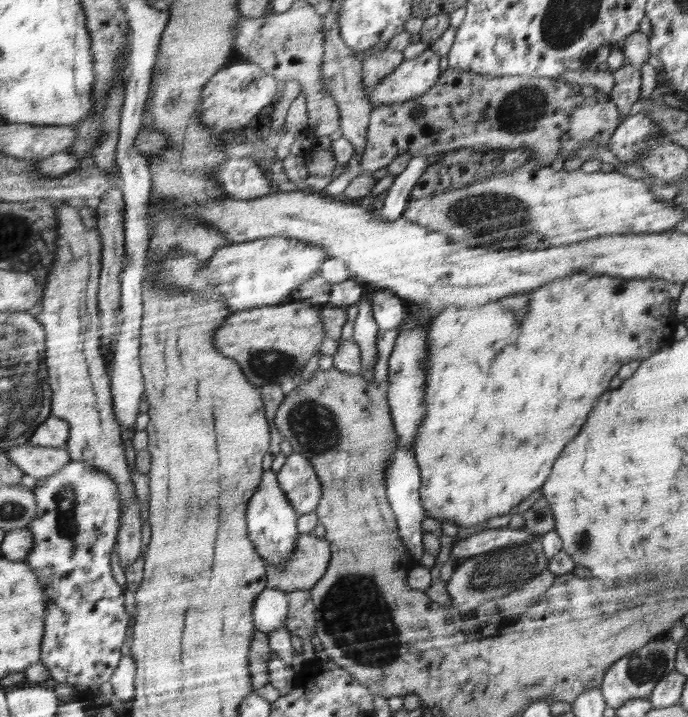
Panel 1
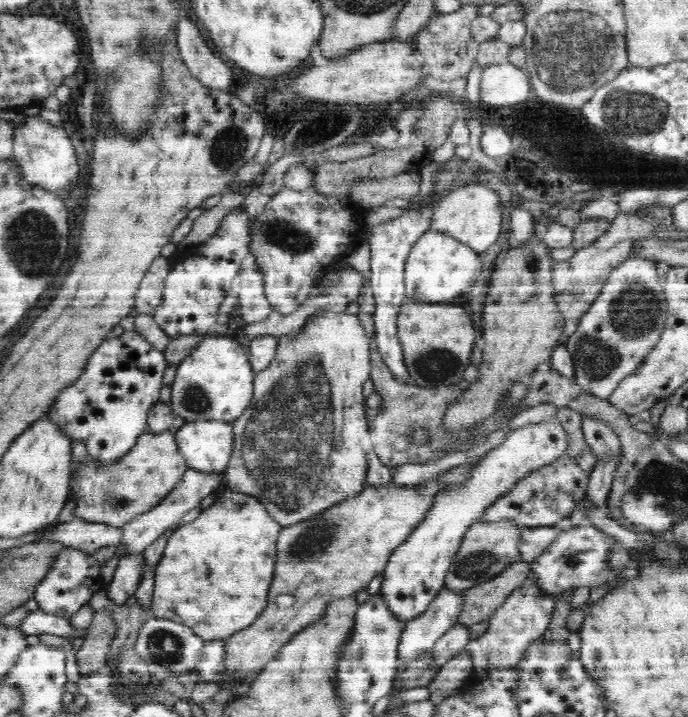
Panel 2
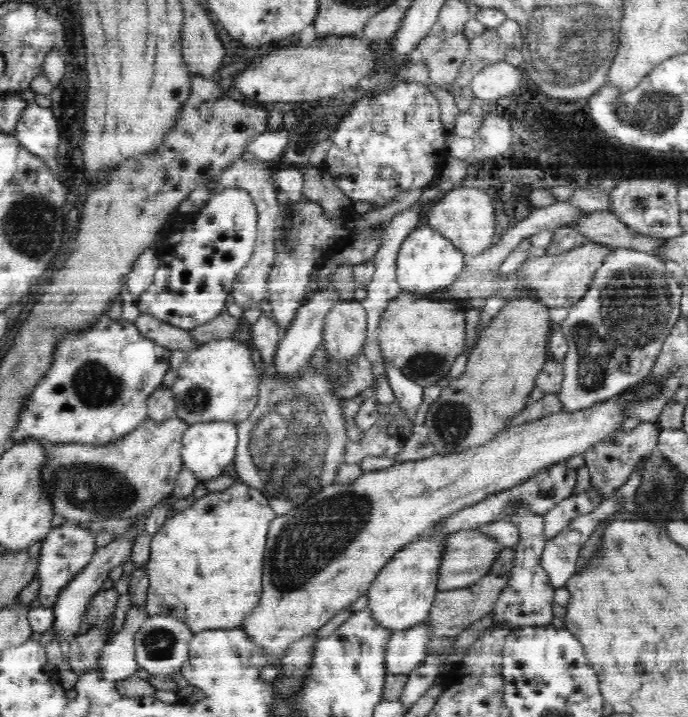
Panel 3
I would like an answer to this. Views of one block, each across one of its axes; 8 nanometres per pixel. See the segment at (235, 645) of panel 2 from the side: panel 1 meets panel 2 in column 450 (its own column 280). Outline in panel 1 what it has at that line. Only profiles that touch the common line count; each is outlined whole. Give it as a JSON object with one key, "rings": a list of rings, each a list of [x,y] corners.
{"rings":[[[289,454],[277,474],[279,485],[298,516],[317,509],[322,500],[323,486],[314,464],[305,455]]]}

